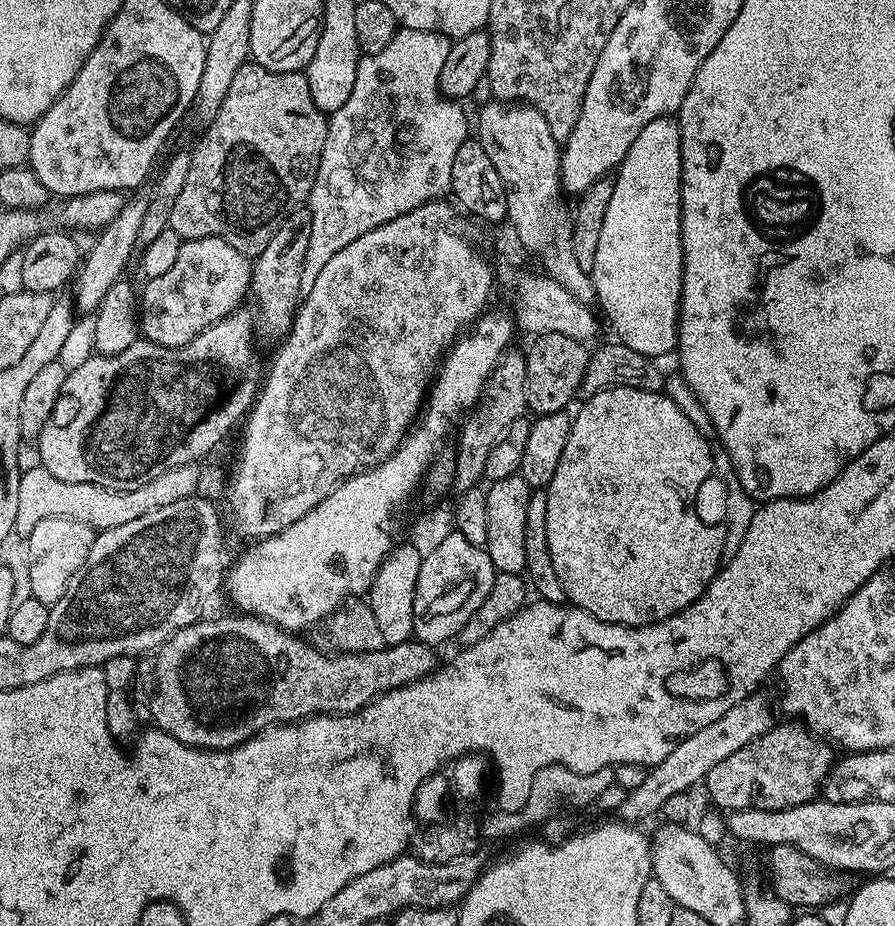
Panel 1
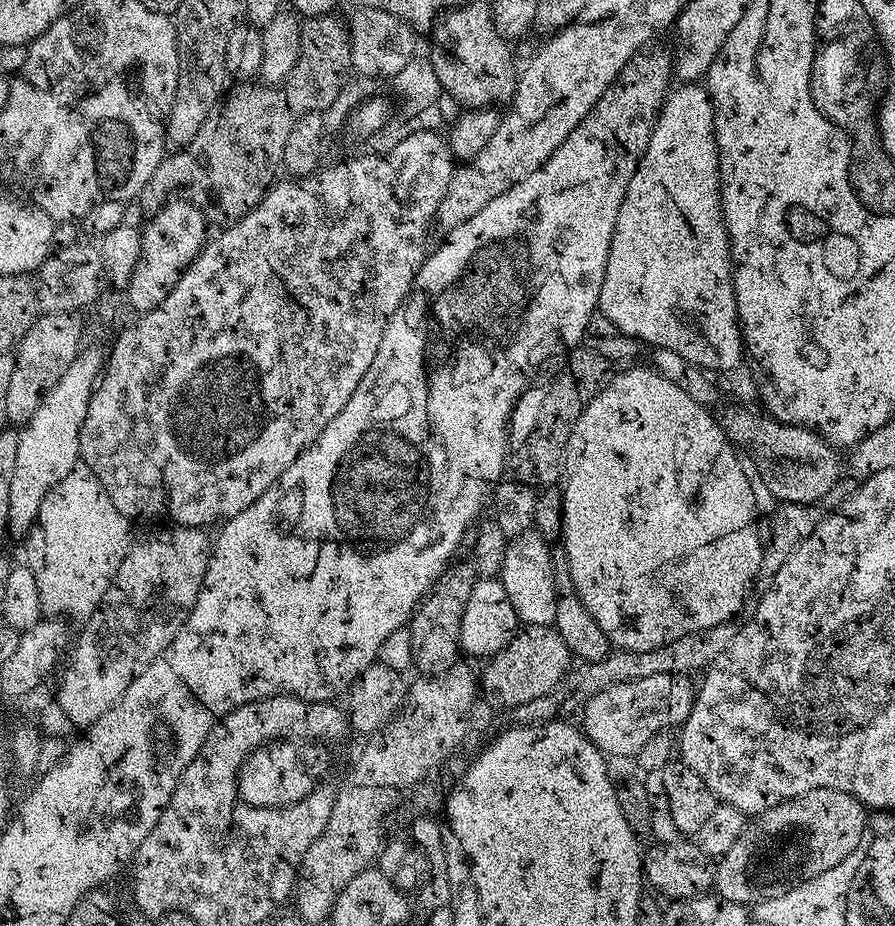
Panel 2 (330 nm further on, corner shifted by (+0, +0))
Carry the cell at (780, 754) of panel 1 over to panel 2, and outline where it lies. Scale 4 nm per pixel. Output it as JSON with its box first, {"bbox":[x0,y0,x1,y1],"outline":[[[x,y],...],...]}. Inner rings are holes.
{"bbox":[646,762,717,844],"outline":[[[673,762],[658,766],[658,770],[647,773],[646,783],[650,794],[650,806],[654,810],[654,830],[652,836],[659,843],[673,844],[679,840],[695,837],[706,826],[706,818],[714,814],[717,798],[706,782],[683,762]]]}

